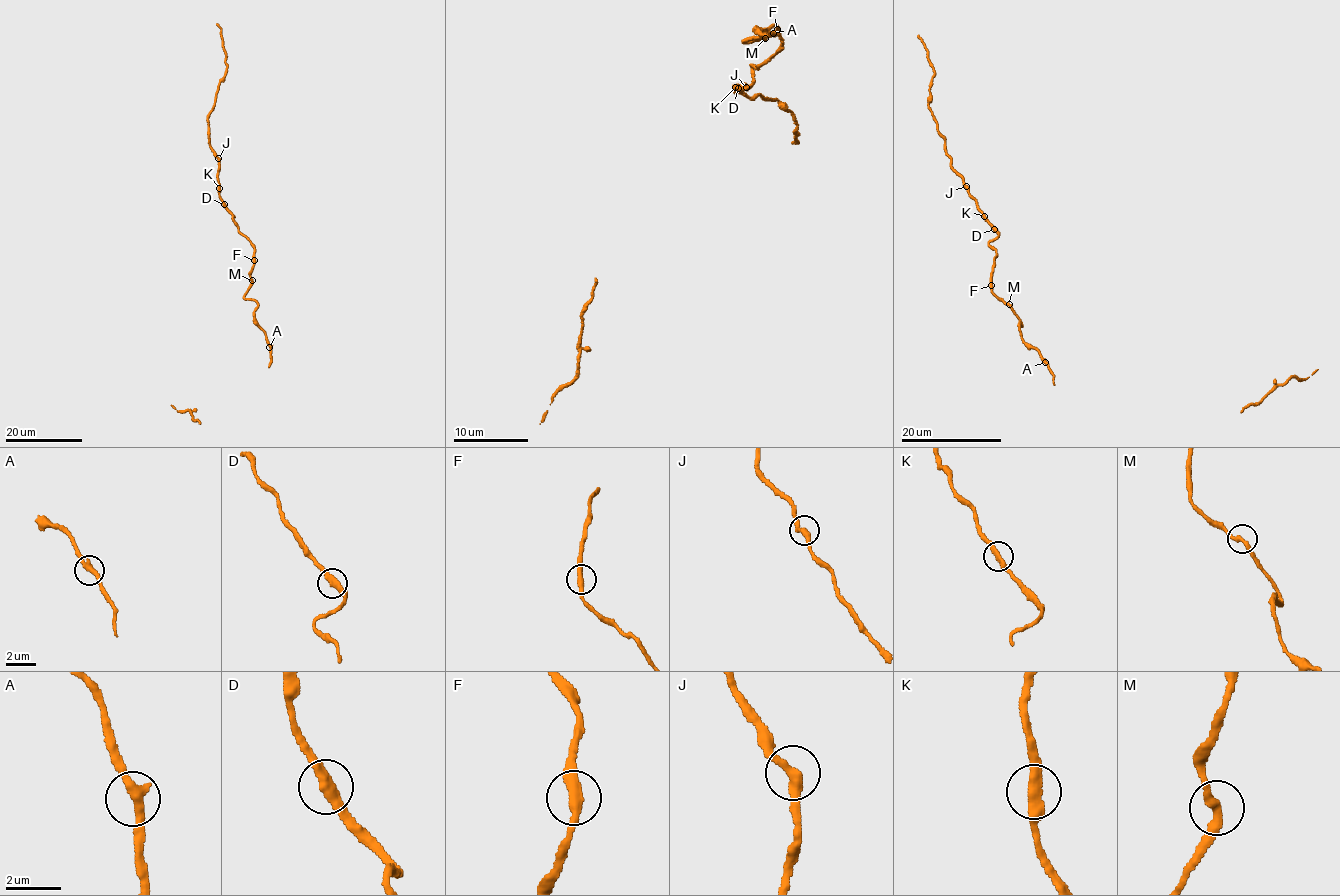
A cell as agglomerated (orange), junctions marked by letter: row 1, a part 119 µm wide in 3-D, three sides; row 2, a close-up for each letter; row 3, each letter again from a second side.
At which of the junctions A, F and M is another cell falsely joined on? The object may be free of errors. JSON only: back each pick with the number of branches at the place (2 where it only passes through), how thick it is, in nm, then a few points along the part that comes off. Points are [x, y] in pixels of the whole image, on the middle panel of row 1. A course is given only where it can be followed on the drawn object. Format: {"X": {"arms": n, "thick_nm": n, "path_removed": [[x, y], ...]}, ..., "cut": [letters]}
{"cut": []}

